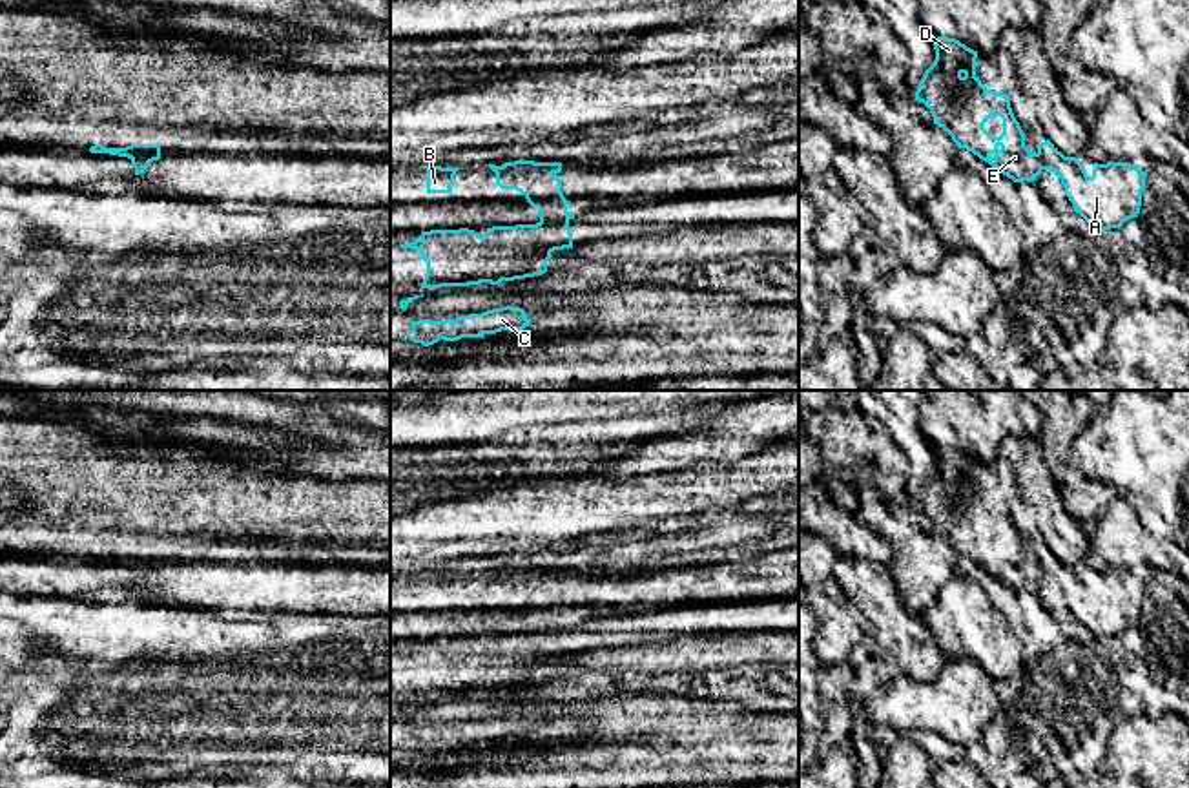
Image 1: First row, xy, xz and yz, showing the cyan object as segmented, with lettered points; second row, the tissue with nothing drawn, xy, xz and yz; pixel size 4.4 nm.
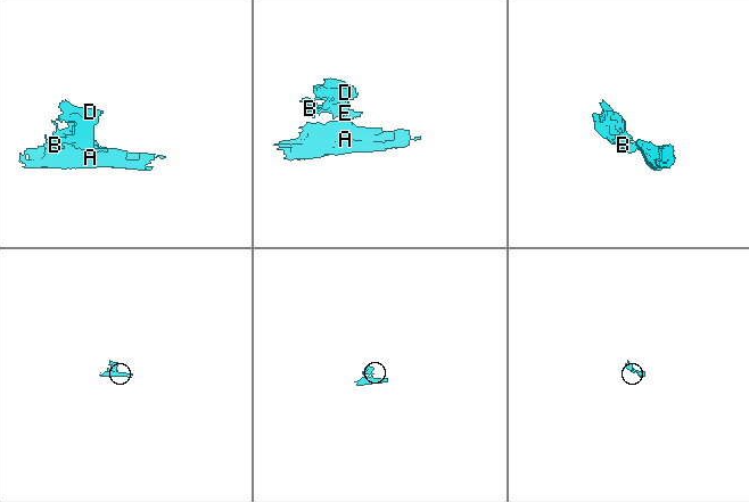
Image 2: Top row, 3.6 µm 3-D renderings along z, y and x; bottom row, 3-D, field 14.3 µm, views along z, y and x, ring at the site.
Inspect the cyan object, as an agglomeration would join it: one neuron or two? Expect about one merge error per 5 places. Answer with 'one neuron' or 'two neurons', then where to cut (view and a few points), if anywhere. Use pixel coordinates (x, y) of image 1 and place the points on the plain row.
two neurons; cut in xz along (568, 628), (540, 632)

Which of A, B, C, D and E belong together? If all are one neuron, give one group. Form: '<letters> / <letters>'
A C / B D E

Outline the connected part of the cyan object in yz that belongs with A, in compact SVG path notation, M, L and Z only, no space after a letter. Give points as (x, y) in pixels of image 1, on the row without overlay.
M1049 547L1036 553L1043 578L1054 580L1074 620L1098 640L1138 626L1147 582L1131 571L1094 571L1089 586L1076 565L1065 565Z

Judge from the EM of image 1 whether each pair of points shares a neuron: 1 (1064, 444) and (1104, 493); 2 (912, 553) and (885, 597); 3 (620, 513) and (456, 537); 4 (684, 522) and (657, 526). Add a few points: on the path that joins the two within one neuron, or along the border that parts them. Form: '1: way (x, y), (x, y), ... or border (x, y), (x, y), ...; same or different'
1: way (1064, 460), (1064, 469), (1087, 493); same
2: border (887, 566), (899, 601), (918, 617); different
3: way (580, 513), (542, 513), (496, 522); same
4: way (677, 524), (664, 526); same

